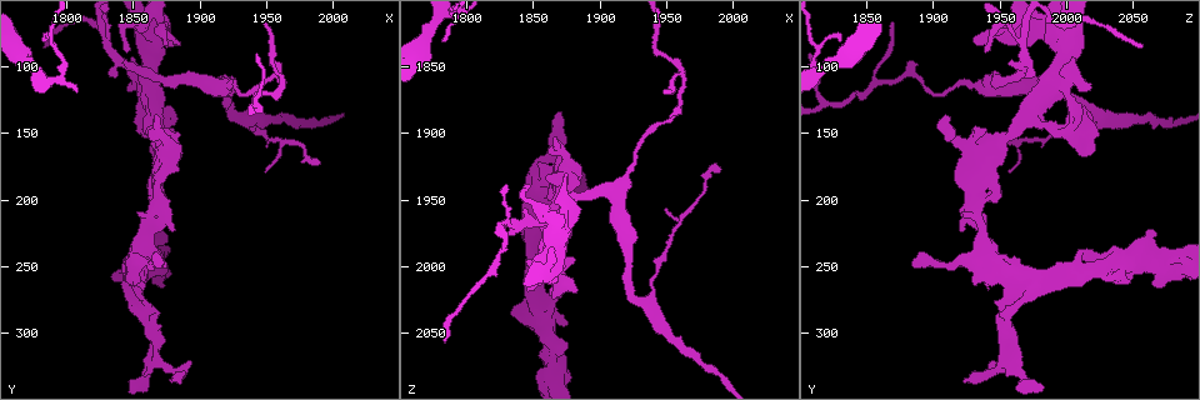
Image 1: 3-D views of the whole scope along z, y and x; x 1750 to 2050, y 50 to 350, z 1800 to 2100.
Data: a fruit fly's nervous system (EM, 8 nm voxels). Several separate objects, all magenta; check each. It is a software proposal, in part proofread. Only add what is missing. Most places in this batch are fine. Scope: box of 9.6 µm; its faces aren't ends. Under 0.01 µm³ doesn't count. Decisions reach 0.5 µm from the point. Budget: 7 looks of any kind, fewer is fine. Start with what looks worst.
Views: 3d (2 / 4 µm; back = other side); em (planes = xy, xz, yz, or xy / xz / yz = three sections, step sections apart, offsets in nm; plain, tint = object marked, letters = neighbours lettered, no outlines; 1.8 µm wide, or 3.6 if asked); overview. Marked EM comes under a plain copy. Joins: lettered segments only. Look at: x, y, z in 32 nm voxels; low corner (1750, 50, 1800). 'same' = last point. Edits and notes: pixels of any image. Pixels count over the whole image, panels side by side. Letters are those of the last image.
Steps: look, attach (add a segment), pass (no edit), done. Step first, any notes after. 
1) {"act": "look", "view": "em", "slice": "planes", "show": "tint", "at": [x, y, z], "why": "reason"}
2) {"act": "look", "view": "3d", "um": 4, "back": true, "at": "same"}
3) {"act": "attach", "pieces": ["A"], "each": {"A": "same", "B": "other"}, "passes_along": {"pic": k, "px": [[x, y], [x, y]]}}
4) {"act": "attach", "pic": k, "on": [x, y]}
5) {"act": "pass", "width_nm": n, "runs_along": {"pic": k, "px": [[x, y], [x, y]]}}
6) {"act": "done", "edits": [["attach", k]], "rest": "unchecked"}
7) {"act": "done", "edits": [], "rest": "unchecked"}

{"act": "look", "view": "3d", "um": 4, "at": [1784, 82, 2058], "why": "tapers out"}

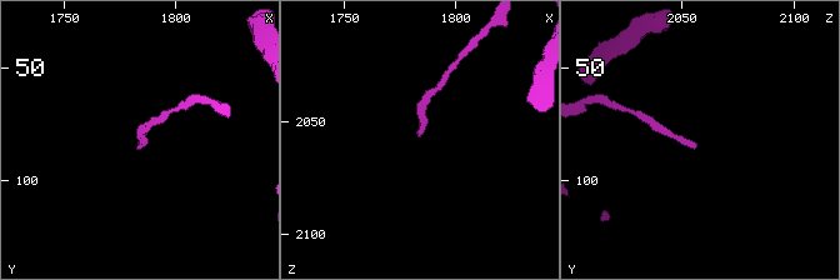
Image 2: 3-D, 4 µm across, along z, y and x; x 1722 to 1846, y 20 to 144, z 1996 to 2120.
{"act": "look", "view": "em", "slice": "planes", "show": "letters", "at": [1785, 84, 2058], "why": "now the EM"}

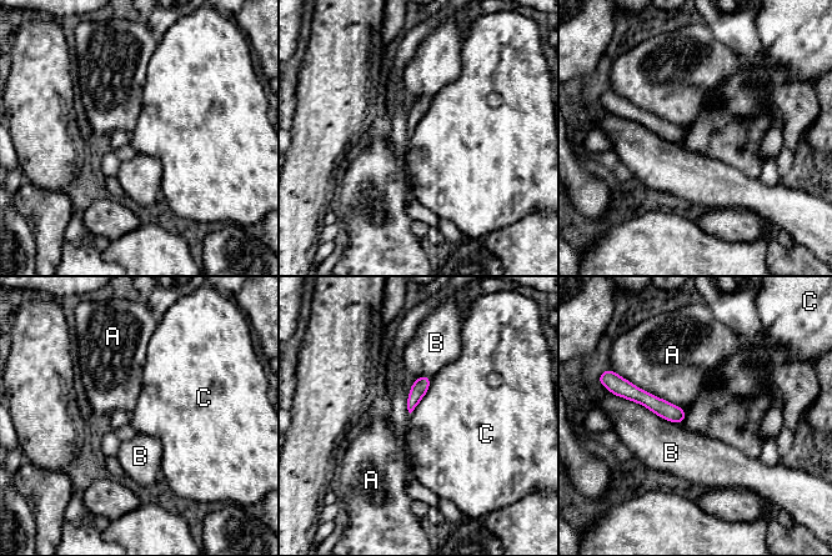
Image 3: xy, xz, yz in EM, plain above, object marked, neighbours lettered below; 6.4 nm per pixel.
{"act": "pass", "width_nm": 90, "each": {"A": "other", "B": "other", "C": "other"}, "found": "no lettered segment goes on from it"}

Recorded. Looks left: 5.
{"act": "look", "view": "em", "um": 3.6, "slice": "xy", "step": 8, "show": "tint", "at": [1874, 78, 1932], "why": "an open end"}

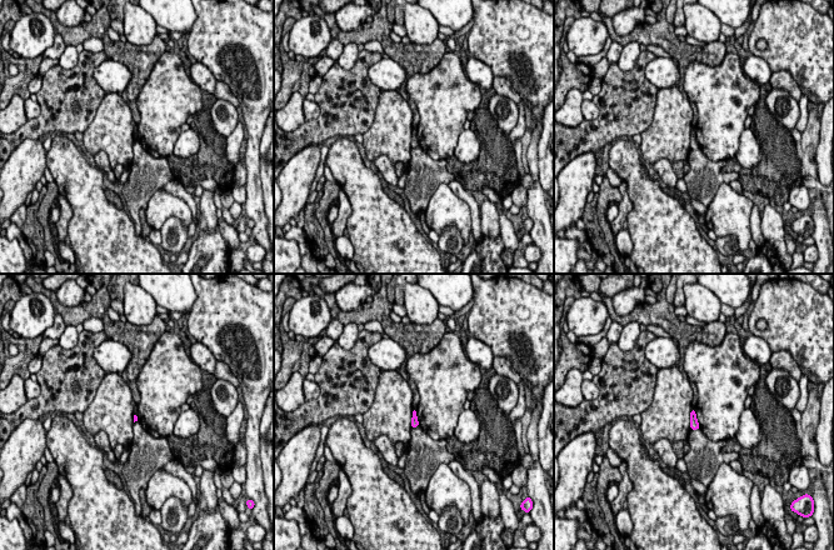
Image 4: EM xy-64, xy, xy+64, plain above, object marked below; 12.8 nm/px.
{"act": "look", "view": "em", "um": 3.6, "slice": "planes", "show": "letters", "at": "same", "why": "cut it another way"}

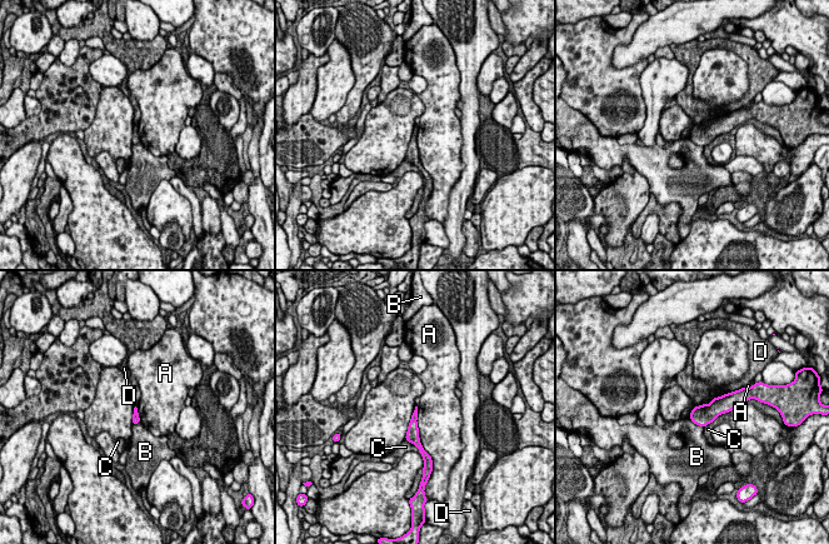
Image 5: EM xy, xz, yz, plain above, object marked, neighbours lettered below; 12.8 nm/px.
{"act": "pass", "each": {"A": "other", "B": "other", "C": "other", "D": "other"}, "border": {"pic": 5, "px": [[417, 407], [418, 438], [427, 452]]}, "found": "none of them fits"}

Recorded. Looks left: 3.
{"act": "look", "view": "3d", "um": 2, "at": [1864, 134, 1978], "why": "a narrow waist"}

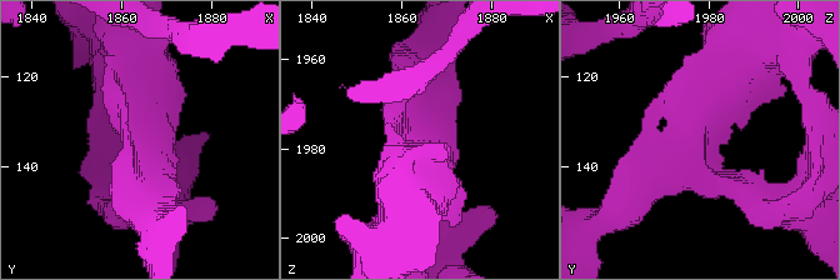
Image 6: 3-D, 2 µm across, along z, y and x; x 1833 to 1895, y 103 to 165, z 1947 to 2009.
{"act": "look", "view": "em", "slice": "xy", "step": 16, "show": "tint", "at": [1865, 133, 1978], "arm_widths_nm": [220, 420]}

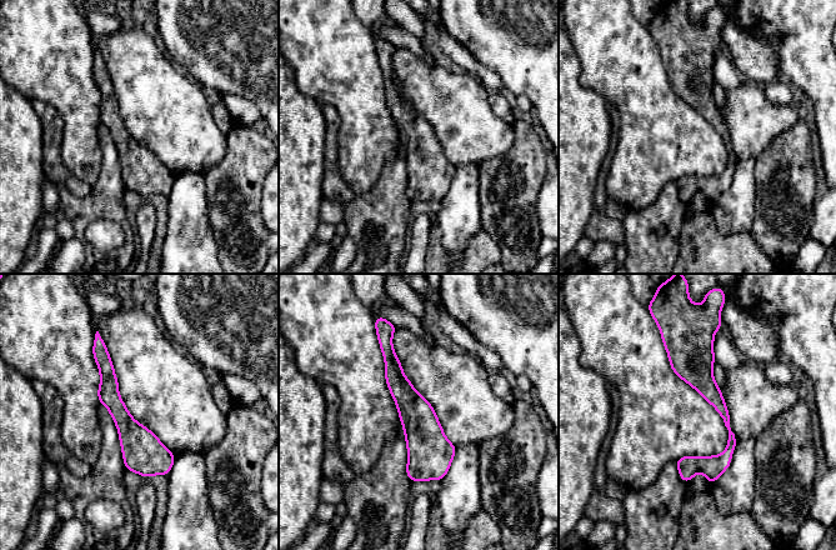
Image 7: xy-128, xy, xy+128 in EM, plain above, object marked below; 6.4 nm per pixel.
{"act": "look", "view": "em", "slice": "planes", "show": "letters", "at": "same", "why": "another direction"}

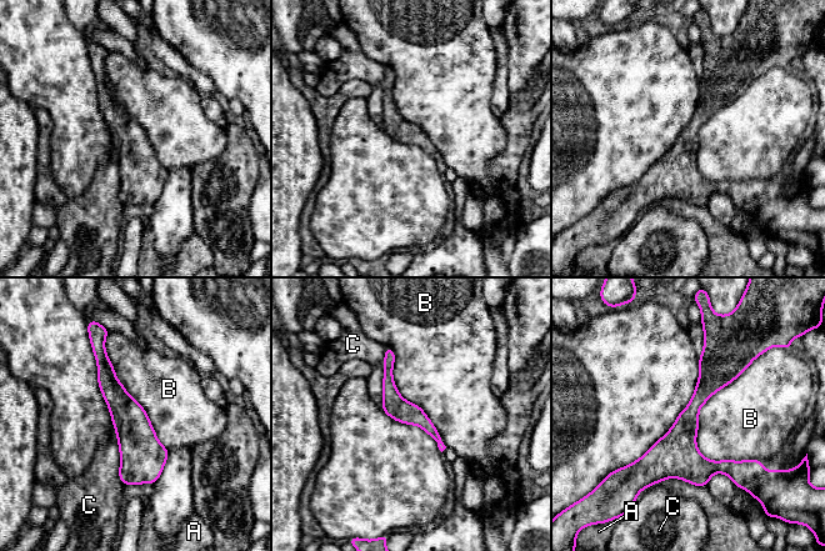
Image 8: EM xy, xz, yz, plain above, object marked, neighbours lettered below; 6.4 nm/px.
{"act": "pass", "each": {"A": "other", "B": "other", "C": "other"}, "runs_along": {"pic": 8, "px": [[710, 345], [710, 381], [651, 480]]}, "found": "no lettered segment goes on from it"}

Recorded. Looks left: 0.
{"act": "done", "edits": [], "rest": "unchecked"}

